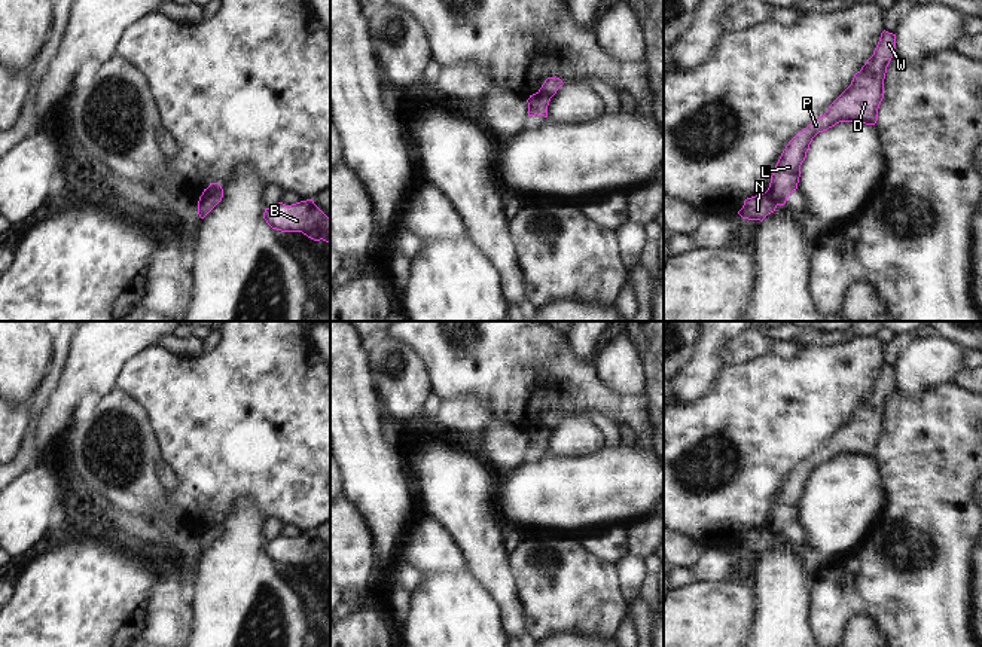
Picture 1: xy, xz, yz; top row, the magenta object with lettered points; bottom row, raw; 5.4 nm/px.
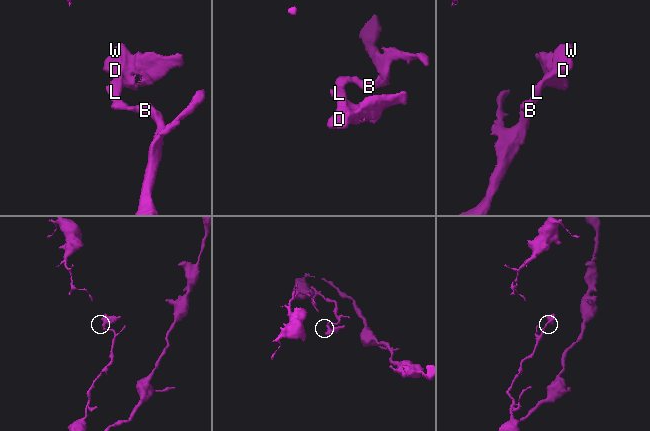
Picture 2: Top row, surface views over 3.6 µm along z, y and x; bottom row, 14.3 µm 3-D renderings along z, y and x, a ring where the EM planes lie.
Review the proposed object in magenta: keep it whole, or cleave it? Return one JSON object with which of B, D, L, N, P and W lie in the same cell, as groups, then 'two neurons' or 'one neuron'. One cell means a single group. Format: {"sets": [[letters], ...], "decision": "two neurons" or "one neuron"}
{"sets": [["B", "N"], ["D", "L", "P", "W"]], "decision": "two neurons"}

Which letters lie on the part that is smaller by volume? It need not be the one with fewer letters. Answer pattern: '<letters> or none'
D, L, P, W

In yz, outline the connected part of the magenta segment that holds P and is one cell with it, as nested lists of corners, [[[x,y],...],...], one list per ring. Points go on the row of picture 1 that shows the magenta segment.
[[[882,31],[873,55],[853,77],[851,85],[829,106],[827,112],[799,131],[783,150],[768,187],[777,205],[784,205],[798,189],[800,165],[812,138],[839,122],[875,125],[884,98],[884,79],[896,55],[896,34]]]

